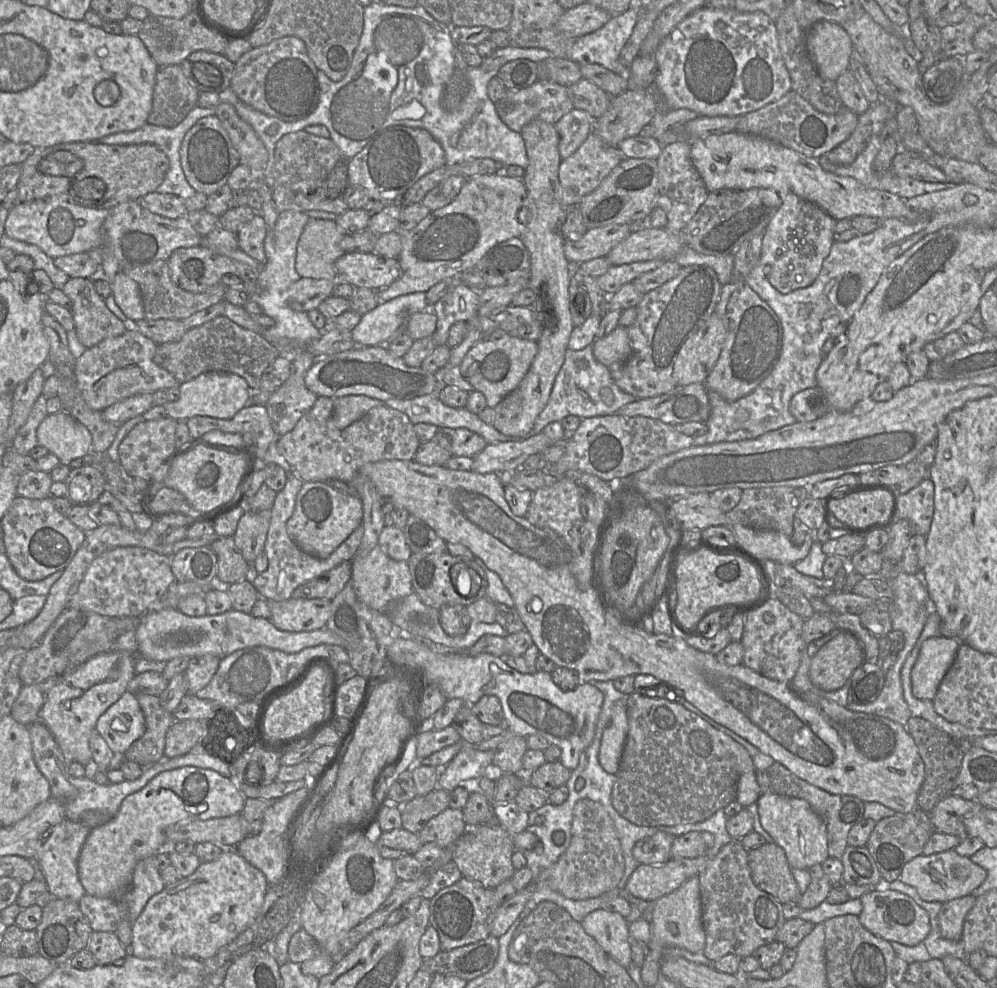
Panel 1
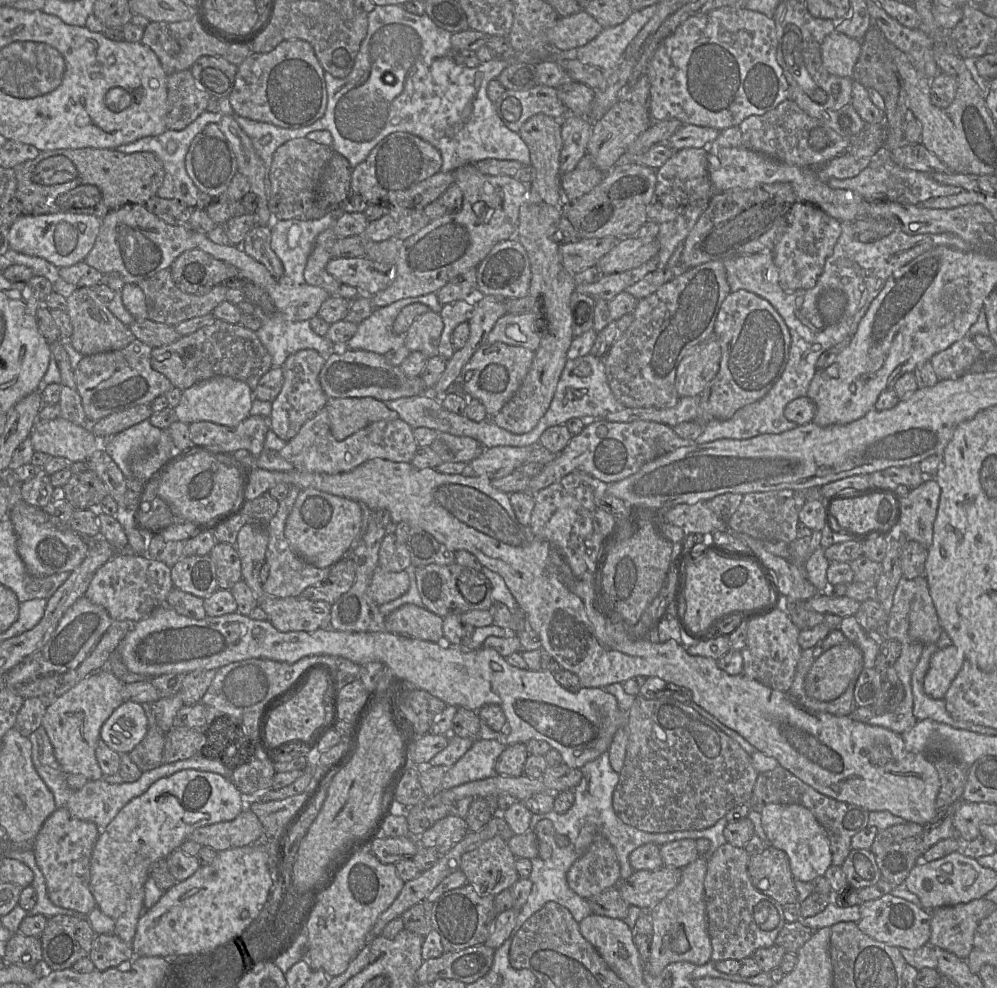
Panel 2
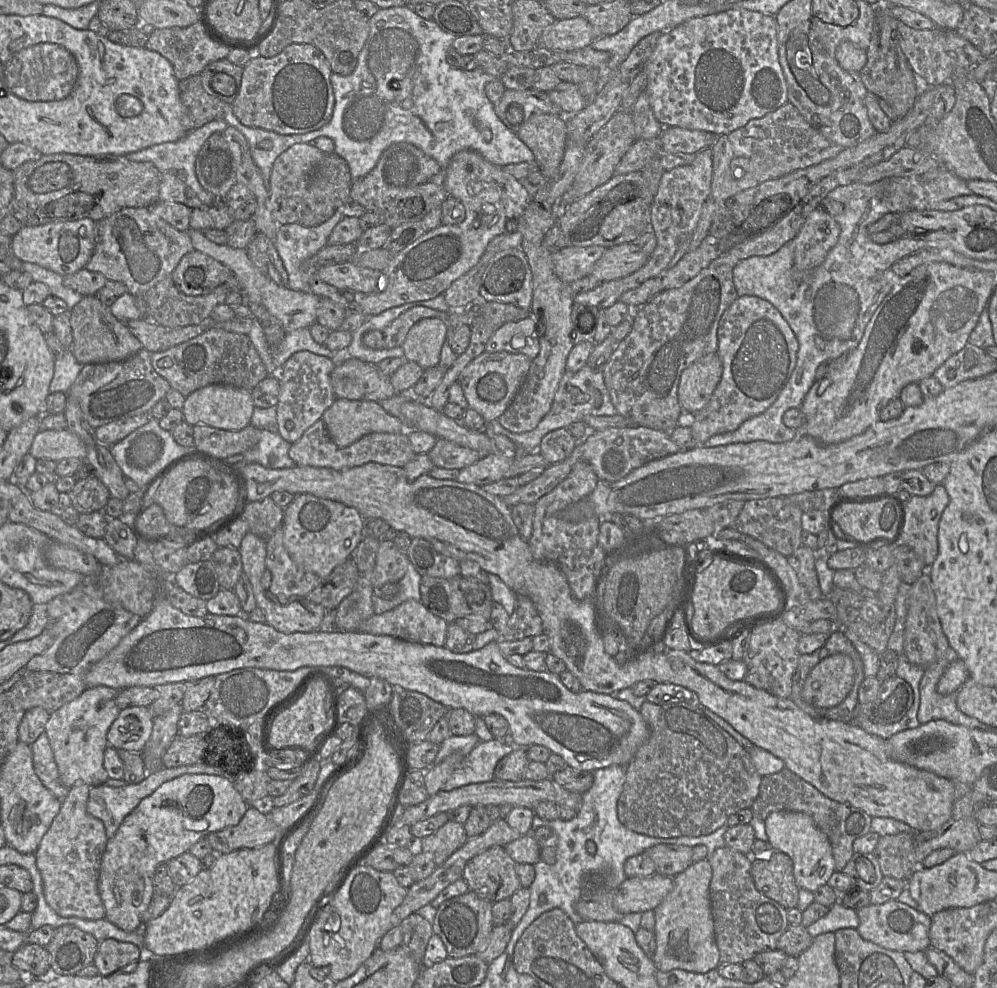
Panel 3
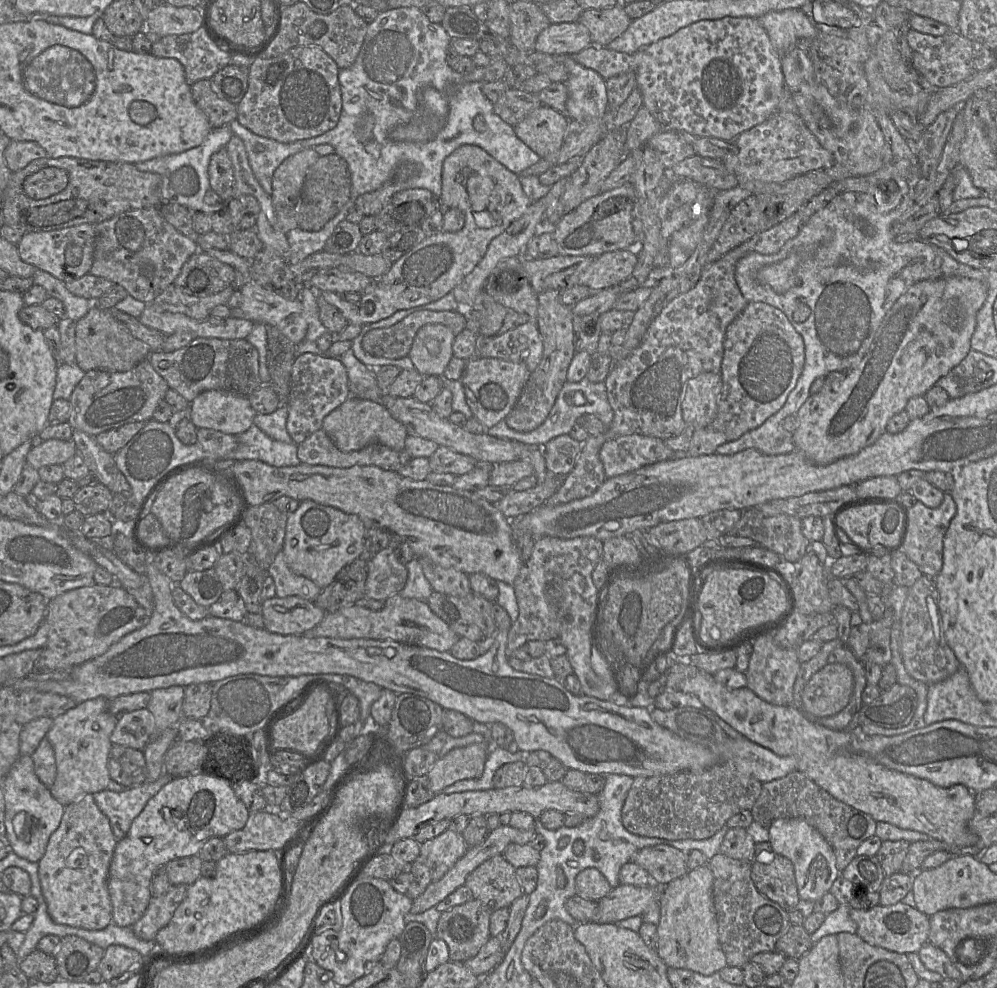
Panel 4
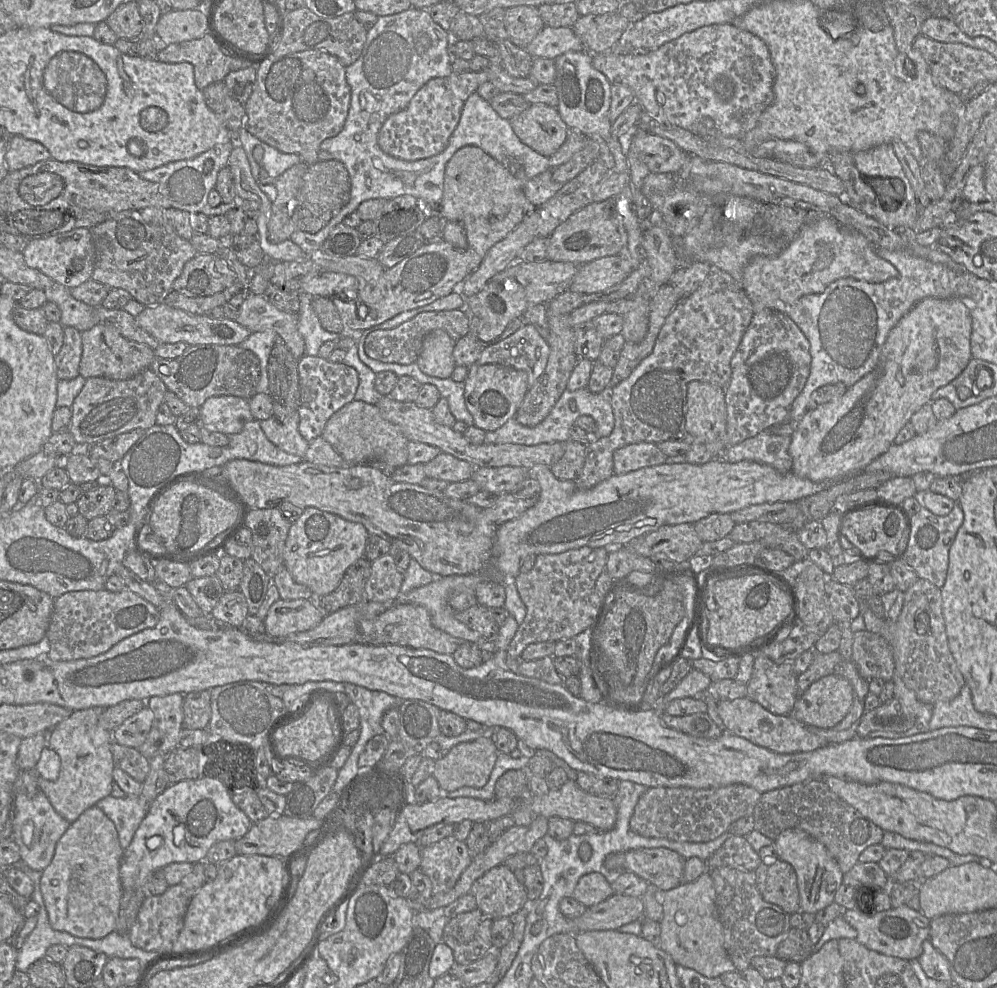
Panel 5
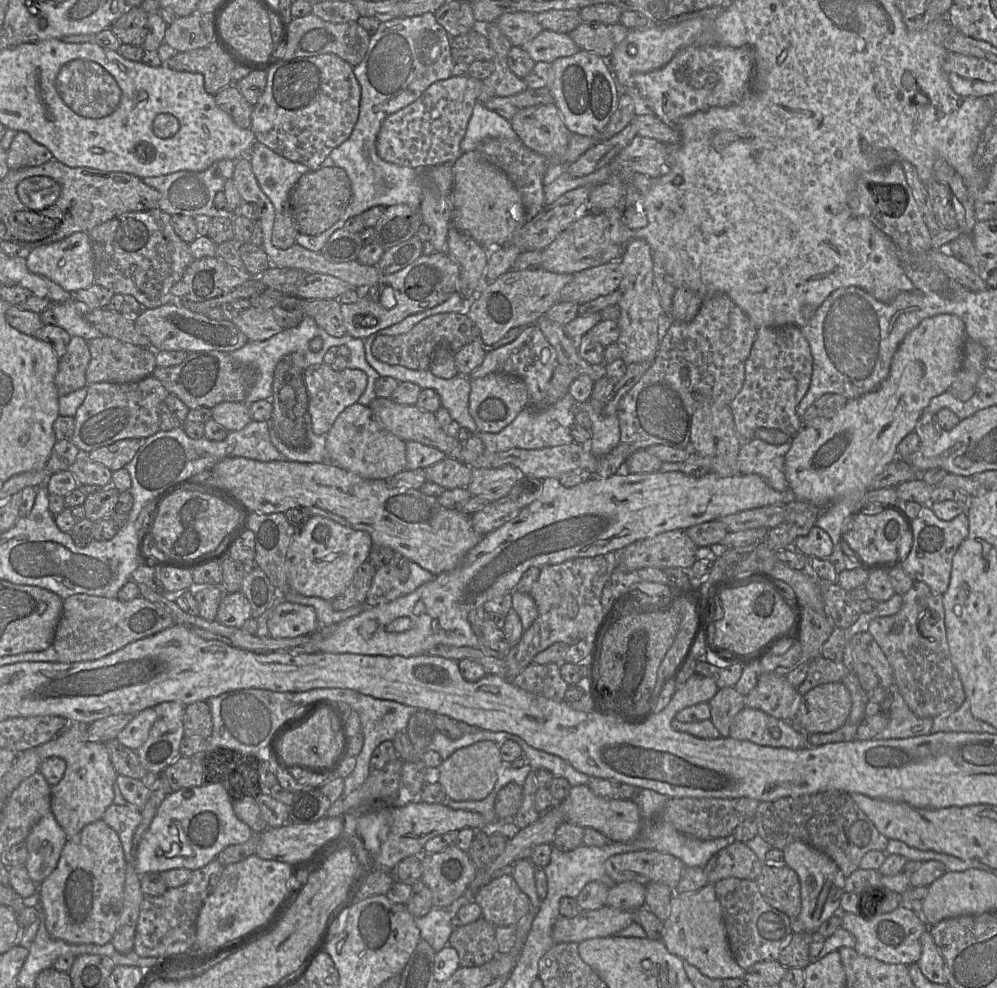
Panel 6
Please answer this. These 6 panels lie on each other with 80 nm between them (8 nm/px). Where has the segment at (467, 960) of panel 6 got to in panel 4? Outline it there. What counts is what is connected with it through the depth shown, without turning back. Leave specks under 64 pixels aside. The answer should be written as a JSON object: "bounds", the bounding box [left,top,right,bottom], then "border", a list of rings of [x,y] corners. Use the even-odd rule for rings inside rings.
{"bounds":[436,898,492,962],"border":[[[473,898],[441,913],[436,937],[448,945],[451,961],[465,962],[479,953],[491,937],[492,912]]]}

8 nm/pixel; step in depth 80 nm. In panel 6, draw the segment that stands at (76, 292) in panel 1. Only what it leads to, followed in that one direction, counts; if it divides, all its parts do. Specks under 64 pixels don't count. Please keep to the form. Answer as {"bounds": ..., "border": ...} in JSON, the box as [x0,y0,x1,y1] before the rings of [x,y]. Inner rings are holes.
{"bounds":[86,336,159,385],"border":[[[104,336],[89,340],[90,362],[86,371],[87,385],[98,382],[130,383],[152,375],[156,367],[156,352],[159,350],[145,349],[119,339]]]}

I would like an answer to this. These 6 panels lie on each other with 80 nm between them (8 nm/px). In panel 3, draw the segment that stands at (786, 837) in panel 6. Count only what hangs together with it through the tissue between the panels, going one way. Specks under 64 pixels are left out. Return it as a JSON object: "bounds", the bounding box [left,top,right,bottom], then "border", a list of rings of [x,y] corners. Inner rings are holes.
{"bounds":[750,768,872,872],"border":[[[787,768],[762,777],[758,796],[750,809],[753,817],[762,821],[777,811],[801,812],[809,815],[829,839],[835,869],[840,872],[843,871],[854,853],[853,842],[871,831],[872,817],[866,812],[851,805],[831,800]]]}

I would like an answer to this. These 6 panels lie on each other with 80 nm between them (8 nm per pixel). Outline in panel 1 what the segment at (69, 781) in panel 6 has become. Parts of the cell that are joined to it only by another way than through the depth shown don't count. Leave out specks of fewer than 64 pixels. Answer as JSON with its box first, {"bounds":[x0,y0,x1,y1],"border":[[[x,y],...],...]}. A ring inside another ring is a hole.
{"bounds":[39,652,135,765],"border":[[[128,652],[97,654],[62,675],[46,692],[39,721],[48,728],[65,760],[93,765],[89,745],[91,732],[96,729],[99,717],[126,691],[127,684],[135,676],[134,664],[135,655]]]}

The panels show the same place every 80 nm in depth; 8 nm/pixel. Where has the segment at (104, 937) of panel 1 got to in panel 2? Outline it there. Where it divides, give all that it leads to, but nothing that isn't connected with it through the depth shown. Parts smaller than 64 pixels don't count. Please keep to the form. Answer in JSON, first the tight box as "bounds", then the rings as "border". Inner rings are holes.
{"bounds":[89,934,135,971],"border":[[[99,934],[93,942],[89,957],[95,968],[104,971],[126,965],[135,956],[132,944],[115,934]]]}

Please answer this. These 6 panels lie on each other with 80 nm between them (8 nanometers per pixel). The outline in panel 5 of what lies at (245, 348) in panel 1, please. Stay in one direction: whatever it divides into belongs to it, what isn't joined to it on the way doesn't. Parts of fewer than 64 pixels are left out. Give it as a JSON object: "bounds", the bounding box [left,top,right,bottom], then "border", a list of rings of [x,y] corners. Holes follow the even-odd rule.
{"bounds":[150,345,260,407],"border":[[[189,345],[182,355],[174,359],[155,357],[150,369],[189,407],[200,407],[212,396],[237,396],[249,399],[256,393],[260,378],[257,356],[239,345]]]}

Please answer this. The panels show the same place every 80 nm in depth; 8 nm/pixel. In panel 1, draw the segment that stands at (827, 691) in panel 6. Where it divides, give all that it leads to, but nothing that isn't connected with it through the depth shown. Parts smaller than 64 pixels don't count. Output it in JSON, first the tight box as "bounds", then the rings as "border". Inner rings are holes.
{"bounds":[811,632,864,691],"border":[[[840,632],[823,645],[811,660],[811,683],[824,691],[841,688],[864,663],[864,652],[849,633]]]}

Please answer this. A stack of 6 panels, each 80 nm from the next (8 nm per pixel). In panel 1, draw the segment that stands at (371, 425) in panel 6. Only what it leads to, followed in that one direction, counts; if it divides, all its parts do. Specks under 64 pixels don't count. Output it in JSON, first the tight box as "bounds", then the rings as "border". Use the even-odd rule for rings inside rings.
{"bounds":[332,395,385,430],"border":[[[347,395],[332,399],[333,422],[341,430],[359,420],[372,408],[385,405],[383,401],[365,395]]]}

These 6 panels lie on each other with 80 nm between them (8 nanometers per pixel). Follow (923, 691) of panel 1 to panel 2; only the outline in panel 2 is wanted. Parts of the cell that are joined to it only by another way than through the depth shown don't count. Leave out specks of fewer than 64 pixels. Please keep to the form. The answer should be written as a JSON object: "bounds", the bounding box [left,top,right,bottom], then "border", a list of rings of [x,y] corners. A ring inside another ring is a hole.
{"bounds":[923,644,964,700],"border":[[[953,644],[938,649],[931,657],[923,680],[925,693],[936,700],[944,699],[964,660],[964,654]]]}

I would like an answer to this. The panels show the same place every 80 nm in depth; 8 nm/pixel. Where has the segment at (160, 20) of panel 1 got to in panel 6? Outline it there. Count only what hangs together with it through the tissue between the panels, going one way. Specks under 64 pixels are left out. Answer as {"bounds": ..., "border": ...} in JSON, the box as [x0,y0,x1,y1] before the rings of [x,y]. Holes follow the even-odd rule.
{"bounds":[162,42,235,96],"border":[[[214,42],[205,48],[176,52],[162,65],[175,71],[202,74],[205,90],[213,96],[233,84],[232,71],[235,65]]]}

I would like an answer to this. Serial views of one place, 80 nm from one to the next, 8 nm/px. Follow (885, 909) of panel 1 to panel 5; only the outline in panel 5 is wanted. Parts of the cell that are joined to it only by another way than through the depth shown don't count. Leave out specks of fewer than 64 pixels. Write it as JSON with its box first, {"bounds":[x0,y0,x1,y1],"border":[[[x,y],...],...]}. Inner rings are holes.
{"bounds":[843,905,930,960],"border":[[[908,905],[866,914],[862,909],[845,910],[843,917],[857,931],[856,940],[870,950],[904,960],[918,959],[922,944],[929,937],[930,920]]]}

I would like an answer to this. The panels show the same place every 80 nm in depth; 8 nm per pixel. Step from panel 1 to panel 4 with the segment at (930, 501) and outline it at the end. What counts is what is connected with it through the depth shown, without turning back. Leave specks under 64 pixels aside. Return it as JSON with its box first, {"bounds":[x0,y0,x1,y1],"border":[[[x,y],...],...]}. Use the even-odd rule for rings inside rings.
{"bounds":[902,493,956,581],"border":[[[944,493],[943,501],[937,508],[929,508],[917,501],[912,508],[907,510],[908,529],[902,551],[918,566],[923,575],[934,581],[943,567],[943,540],[956,511],[956,503],[949,493]]]}

